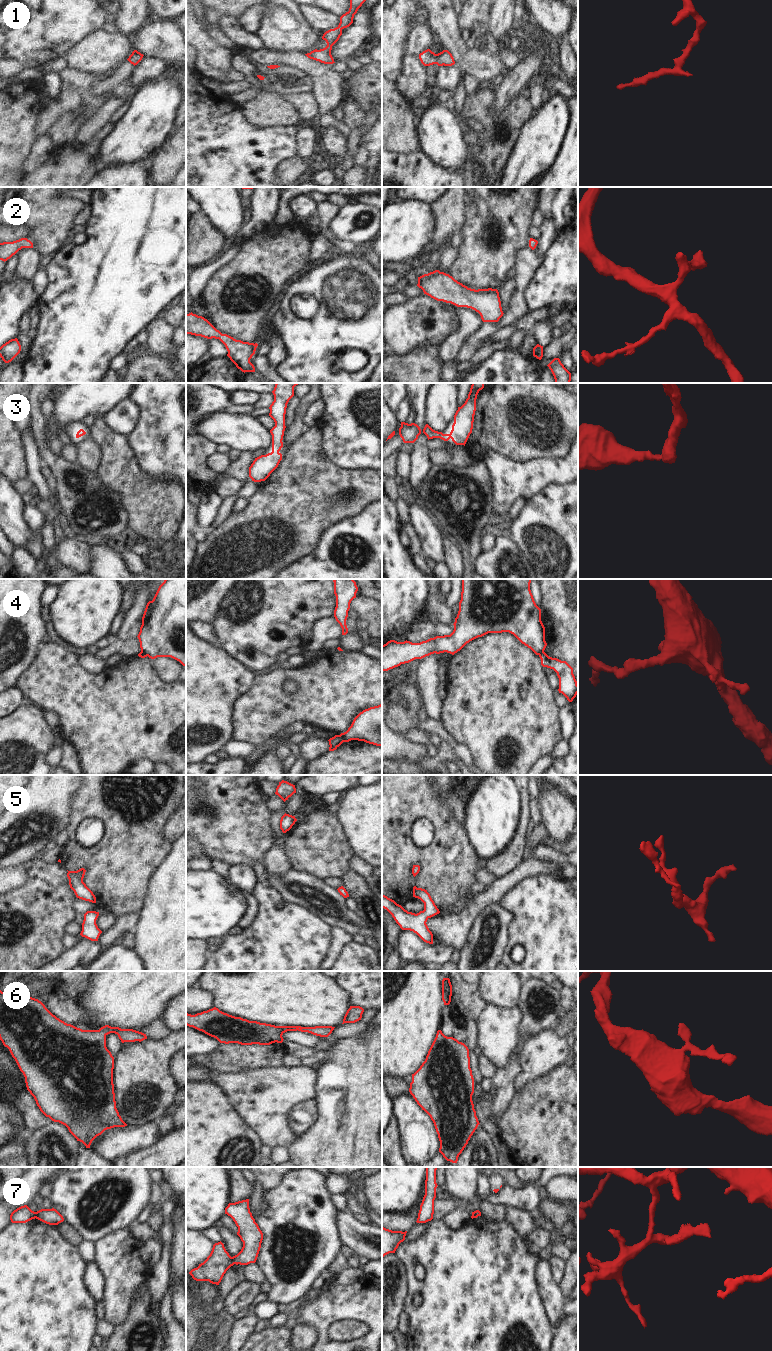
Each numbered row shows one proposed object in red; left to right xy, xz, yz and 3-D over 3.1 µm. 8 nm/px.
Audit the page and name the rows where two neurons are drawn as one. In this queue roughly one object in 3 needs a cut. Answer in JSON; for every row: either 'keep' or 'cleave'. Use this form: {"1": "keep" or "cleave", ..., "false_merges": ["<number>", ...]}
{"1": "keep", "2": "keep", "3": "keep", "4": "cleave", "5": "keep", "6": "keep", "7": "cleave", "false_merges": ["4", "7"]}

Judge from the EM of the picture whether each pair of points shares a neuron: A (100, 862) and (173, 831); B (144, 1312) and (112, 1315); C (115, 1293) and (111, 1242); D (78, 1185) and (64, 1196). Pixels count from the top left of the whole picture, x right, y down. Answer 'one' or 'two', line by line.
A: two
B: two
C: one
D: one

